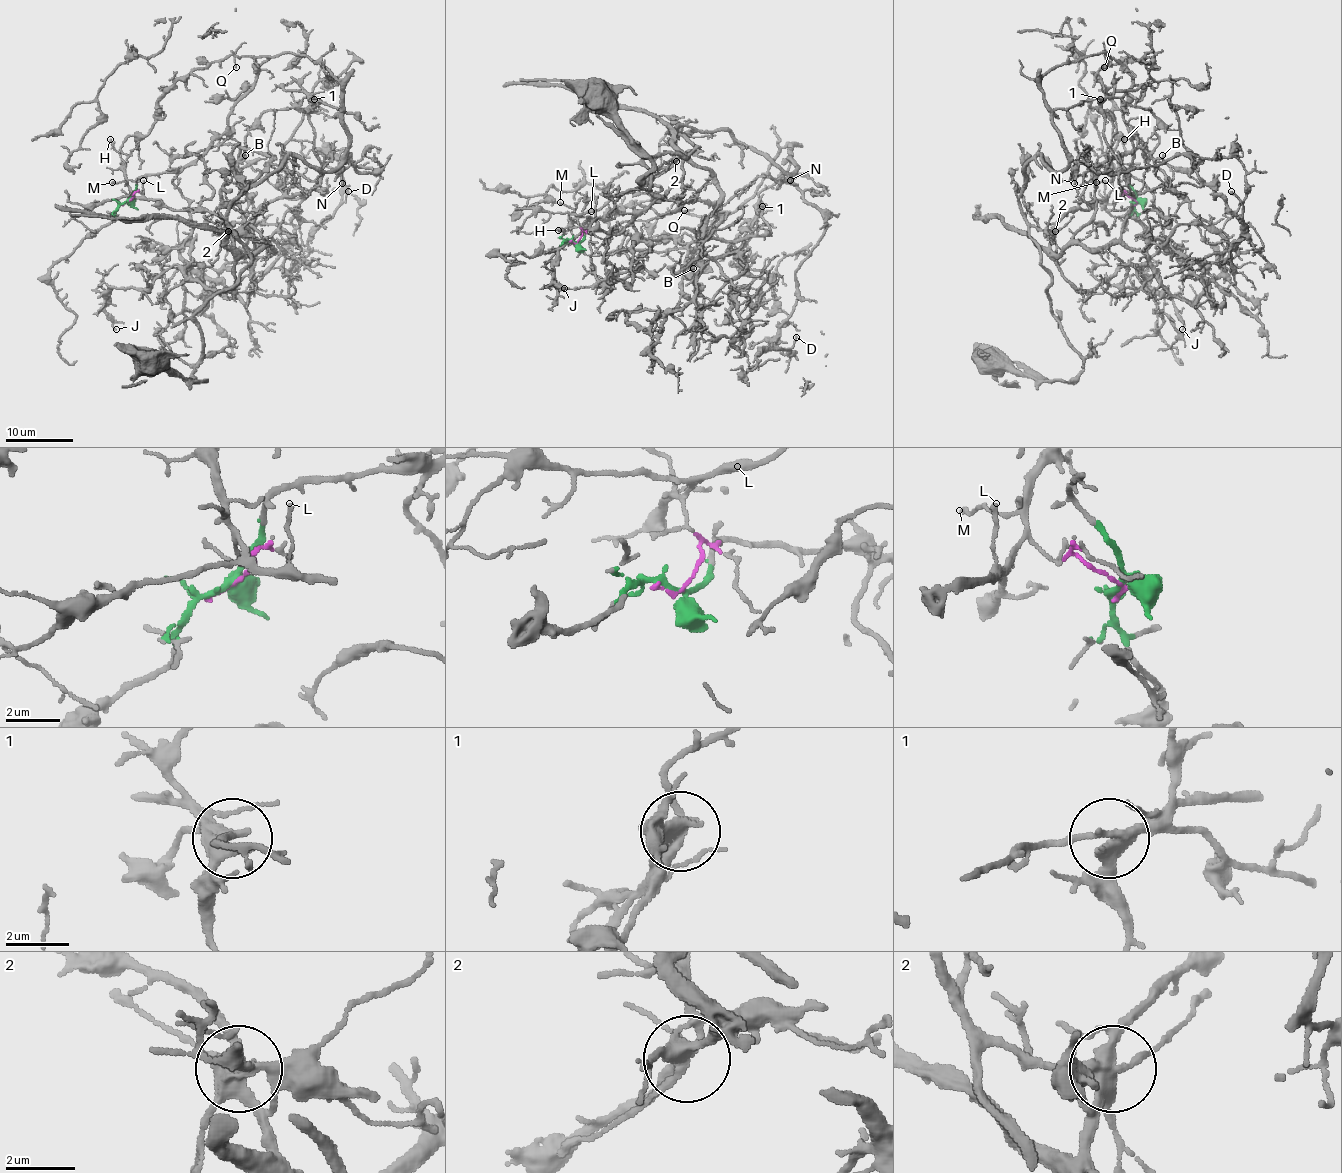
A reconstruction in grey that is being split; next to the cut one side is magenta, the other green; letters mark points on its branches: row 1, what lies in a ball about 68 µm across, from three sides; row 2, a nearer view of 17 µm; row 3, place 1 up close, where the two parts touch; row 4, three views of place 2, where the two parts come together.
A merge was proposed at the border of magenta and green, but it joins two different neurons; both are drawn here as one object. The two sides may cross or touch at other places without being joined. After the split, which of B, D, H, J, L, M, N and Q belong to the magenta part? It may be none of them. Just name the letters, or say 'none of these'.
H, J, L, M

